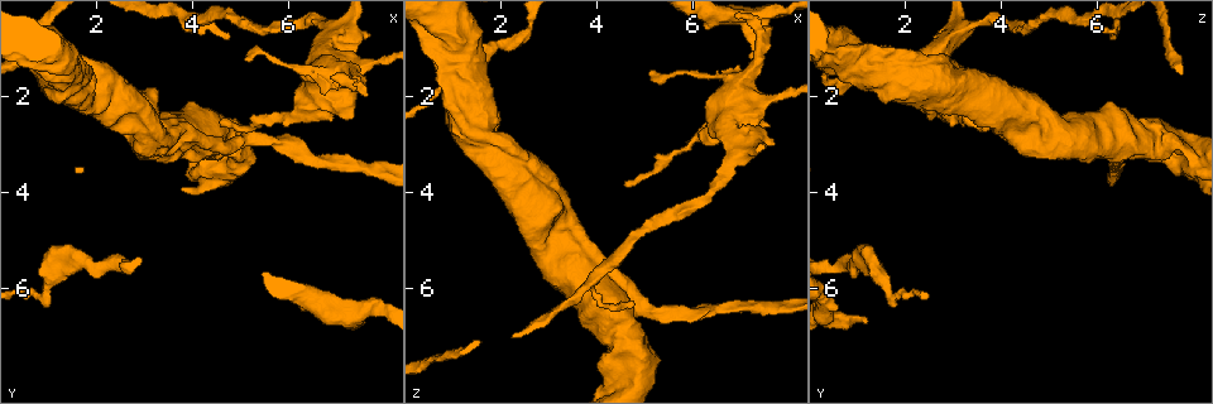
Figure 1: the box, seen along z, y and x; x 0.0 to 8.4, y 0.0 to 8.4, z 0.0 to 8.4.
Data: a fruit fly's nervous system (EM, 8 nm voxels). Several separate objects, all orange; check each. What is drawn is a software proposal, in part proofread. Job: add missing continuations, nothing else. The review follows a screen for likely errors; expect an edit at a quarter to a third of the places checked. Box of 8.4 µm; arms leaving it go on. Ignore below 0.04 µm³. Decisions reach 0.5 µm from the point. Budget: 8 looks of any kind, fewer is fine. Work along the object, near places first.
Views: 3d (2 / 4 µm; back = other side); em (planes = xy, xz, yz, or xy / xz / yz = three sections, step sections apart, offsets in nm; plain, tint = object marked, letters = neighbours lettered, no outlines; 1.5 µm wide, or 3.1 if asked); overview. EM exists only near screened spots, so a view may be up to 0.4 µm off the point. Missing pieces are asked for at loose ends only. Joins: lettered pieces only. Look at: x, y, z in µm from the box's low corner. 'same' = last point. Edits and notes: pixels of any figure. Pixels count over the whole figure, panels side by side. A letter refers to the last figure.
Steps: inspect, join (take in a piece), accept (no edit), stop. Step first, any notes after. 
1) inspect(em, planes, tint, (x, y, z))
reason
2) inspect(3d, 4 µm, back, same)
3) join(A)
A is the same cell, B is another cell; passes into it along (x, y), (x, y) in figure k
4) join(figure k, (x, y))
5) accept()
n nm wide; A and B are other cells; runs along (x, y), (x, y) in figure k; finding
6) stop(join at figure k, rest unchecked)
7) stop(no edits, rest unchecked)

inspect(3d, 2 µm, (5.10, 1.30, 1.45))
an open end

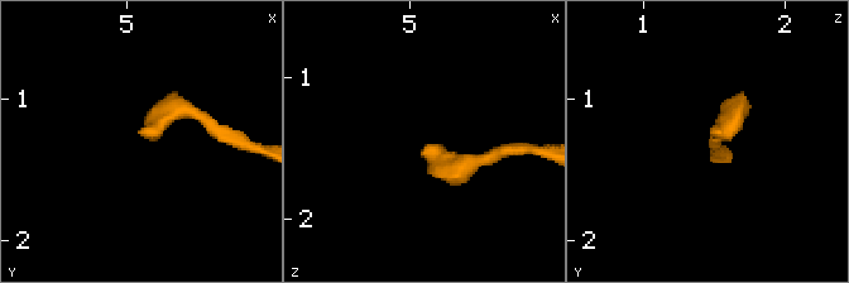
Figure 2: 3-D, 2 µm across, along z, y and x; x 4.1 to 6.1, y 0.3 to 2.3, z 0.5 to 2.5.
inspect(em, planes, letters, (5.10, 1.26, 1.50))
need the tissue

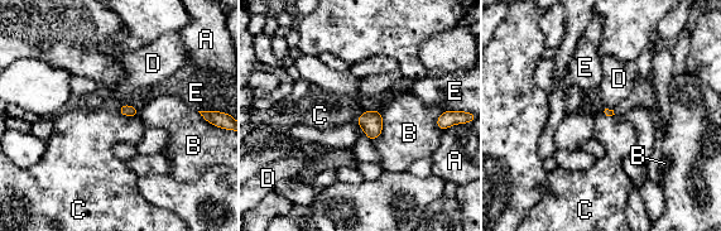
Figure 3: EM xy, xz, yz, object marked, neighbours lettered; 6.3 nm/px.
accept()
A, B, C, D and E are other cells; border along (119, 111), (125, 115), (137, 116) in figure 3; no lettered piece goes on from it

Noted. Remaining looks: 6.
inspect(em, planes, letters, (4.70, 0.85, 6.30))
tapers out

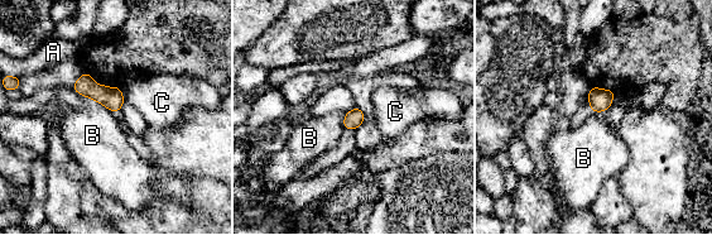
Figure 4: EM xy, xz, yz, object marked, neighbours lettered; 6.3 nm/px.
accept()
B touches over 180 nm; A, B and C are other cells; border along (90, 97), (101, 102), (112, 113) in figure 4; no lettered piece goes on from it

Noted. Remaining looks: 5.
inspect(em, planes, letters, (7.20, 6.60, 1.25))
branch stops here

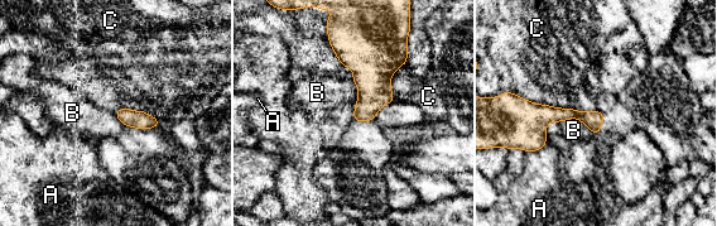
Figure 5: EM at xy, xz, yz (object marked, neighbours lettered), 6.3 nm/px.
accept()
A, B and C are other cells; border along (523, 97), (580, 111) in figure 5; none of them fits

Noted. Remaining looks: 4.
stop(no edits, rest unchecked)

